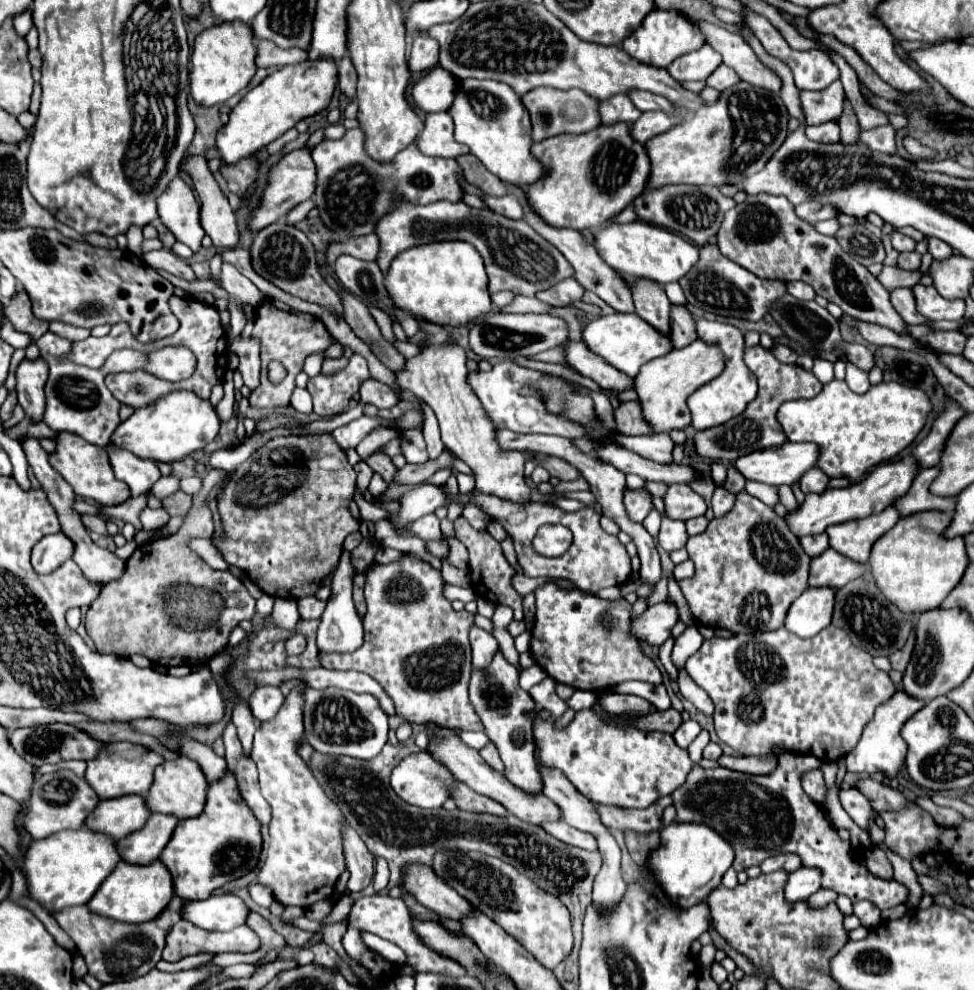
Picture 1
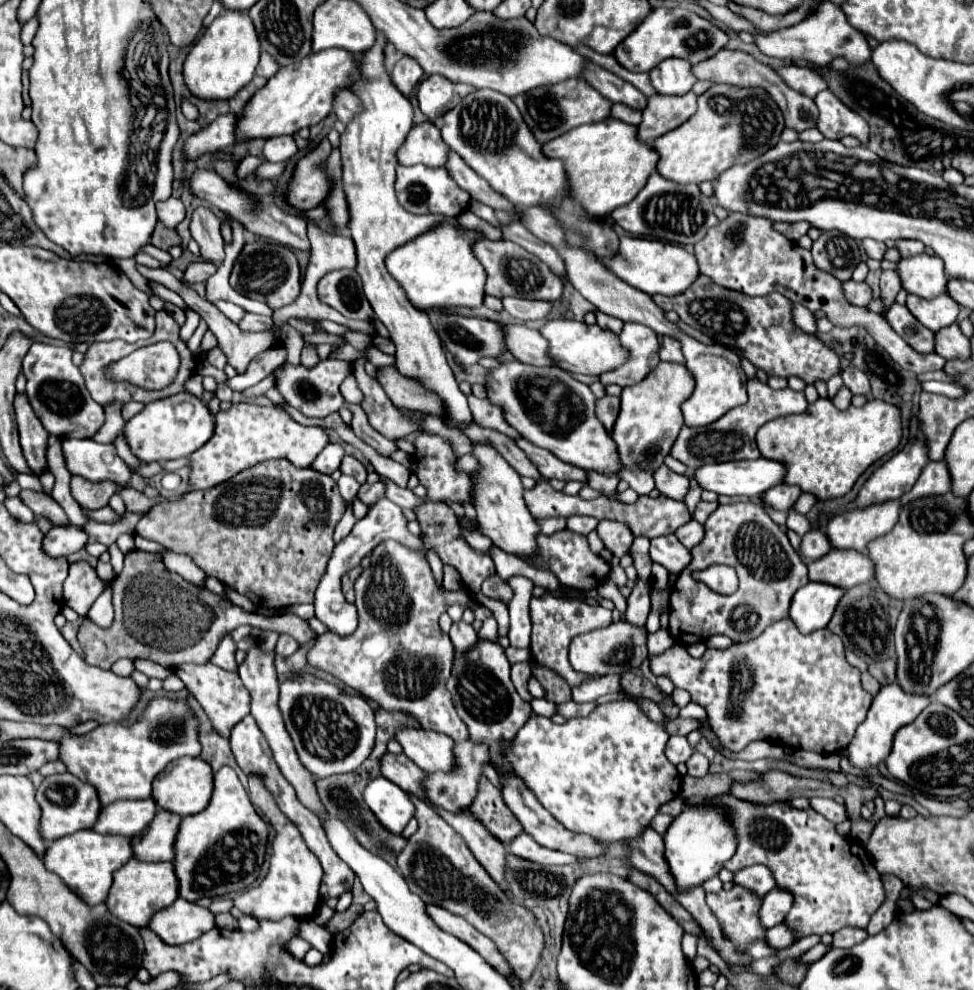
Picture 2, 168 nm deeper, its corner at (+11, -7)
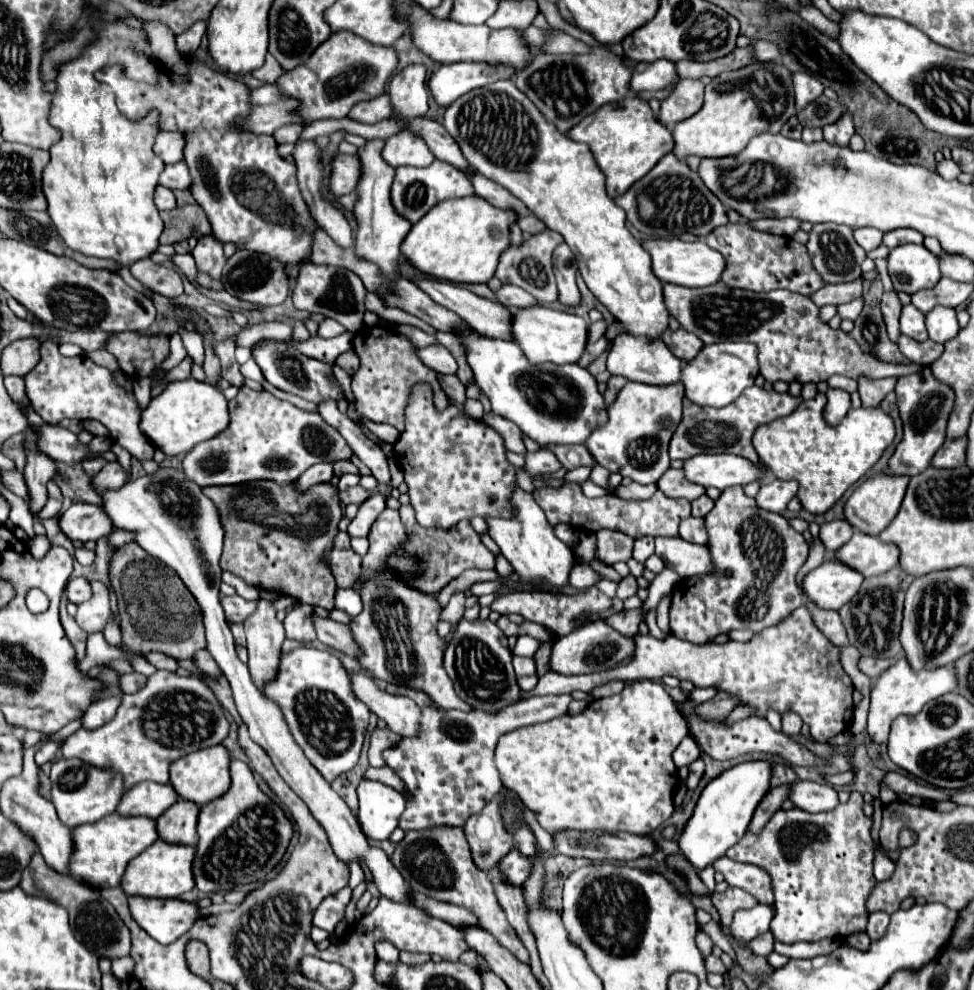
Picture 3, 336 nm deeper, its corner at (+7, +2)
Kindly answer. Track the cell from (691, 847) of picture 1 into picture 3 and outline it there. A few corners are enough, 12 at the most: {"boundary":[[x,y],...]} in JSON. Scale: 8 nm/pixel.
{"boundary":[[742,762],[702,790],[680,850],[704,870],[744,836],[772,762]]}

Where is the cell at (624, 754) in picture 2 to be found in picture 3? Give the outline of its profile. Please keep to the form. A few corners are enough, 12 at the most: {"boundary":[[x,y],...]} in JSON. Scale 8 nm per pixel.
{"boundary":[[626,684],[498,740],[504,786],[556,834],[650,834],[688,736]]}

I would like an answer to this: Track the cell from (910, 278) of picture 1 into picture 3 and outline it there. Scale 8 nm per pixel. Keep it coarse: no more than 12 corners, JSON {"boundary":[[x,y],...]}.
{"boundary":[[862,280],[830,284],[814,292],[810,300],[846,304],[862,296]]}

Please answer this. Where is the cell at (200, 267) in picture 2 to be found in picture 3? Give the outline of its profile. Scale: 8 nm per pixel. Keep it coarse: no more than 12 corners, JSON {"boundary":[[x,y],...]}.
{"boundary":[[150,258],[130,266],[130,274],[152,294],[170,300],[182,294],[174,268]]}

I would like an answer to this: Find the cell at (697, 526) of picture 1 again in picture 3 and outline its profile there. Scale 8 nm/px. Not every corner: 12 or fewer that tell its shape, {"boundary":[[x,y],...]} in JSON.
{"boundary":[[704,518],[680,522],[680,536],[686,542],[706,544]]}

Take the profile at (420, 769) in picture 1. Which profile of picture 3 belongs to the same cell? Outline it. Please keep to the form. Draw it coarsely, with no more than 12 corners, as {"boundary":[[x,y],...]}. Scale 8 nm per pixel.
{"boundary":[[362,780],[358,824],[368,840],[388,840],[406,800]]}

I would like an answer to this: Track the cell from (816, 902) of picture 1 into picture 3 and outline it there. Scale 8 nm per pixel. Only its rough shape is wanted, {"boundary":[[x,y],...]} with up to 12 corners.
{"boundary":[[766,932],[754,942],[750,950],[754,956],[768,956],[774,944],[772,934]]}

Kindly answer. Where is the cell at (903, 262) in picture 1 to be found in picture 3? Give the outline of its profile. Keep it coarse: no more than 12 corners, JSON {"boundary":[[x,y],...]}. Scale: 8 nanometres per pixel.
{"boundary":[[884,292],[882,314],[888,338],[898,342],[902,304],[896,292]]}

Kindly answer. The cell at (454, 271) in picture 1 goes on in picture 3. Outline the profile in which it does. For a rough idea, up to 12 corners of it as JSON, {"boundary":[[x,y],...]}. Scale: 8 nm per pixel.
{"boundary":[[442,200],[402,242],[420,272],[488,282],[516,214]]}

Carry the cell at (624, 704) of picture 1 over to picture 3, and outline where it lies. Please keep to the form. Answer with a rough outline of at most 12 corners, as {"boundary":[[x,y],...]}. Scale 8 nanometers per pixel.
{"boundary":[[568,694],[494,714],[420,708],[384,750],[404,832],[464,826],[502,790],[498,738],[558,718]]}

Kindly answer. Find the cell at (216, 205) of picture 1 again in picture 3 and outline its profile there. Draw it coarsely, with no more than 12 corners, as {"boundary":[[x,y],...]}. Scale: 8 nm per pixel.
{"boundary":[[212,236],[190,254],[198,272],[220,278],[226,258]]}

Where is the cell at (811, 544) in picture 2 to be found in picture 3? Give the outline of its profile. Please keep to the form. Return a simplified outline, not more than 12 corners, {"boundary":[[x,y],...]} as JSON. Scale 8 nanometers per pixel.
{"boundary":[[846,520],[820,526],[828,554],[838,552],[854,534]]}

